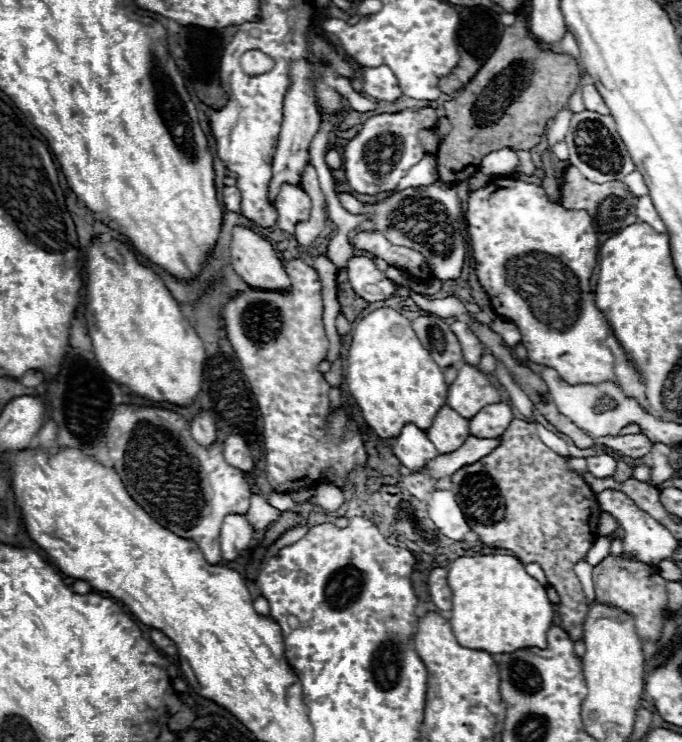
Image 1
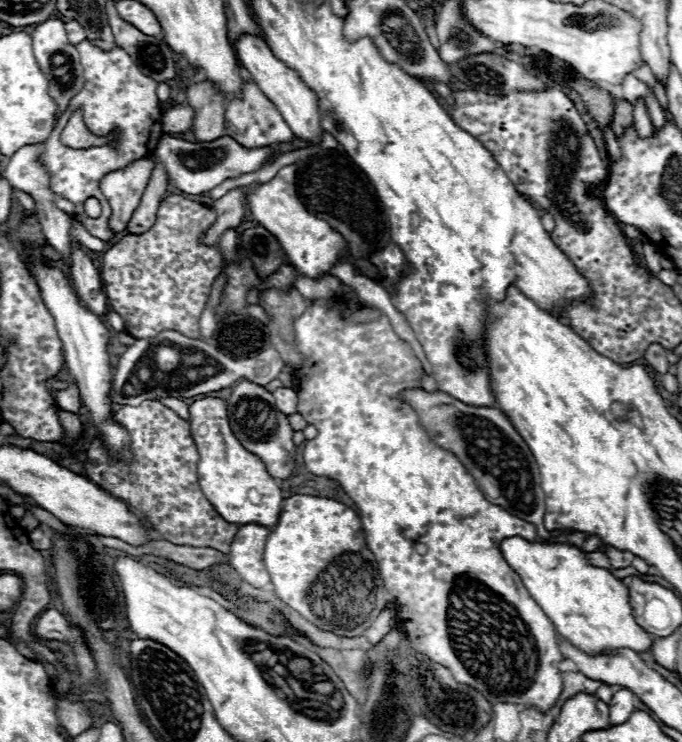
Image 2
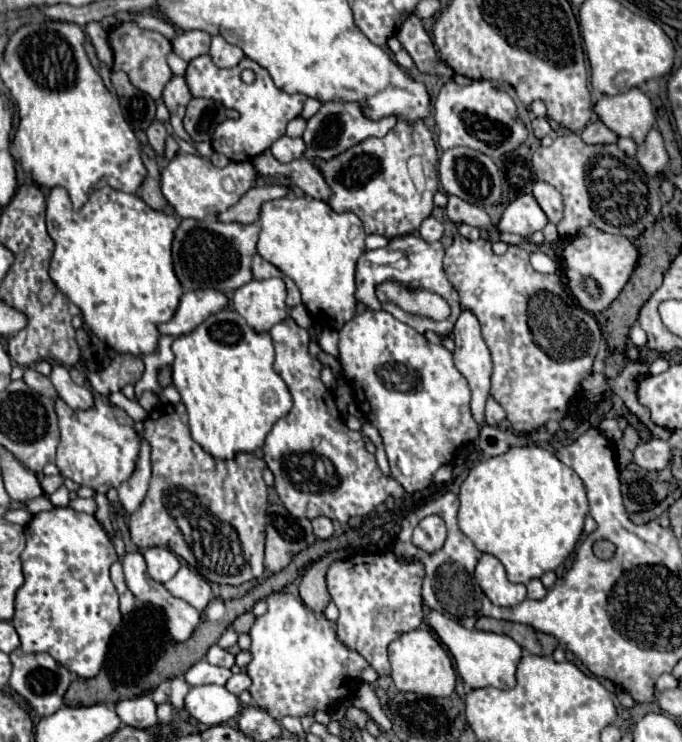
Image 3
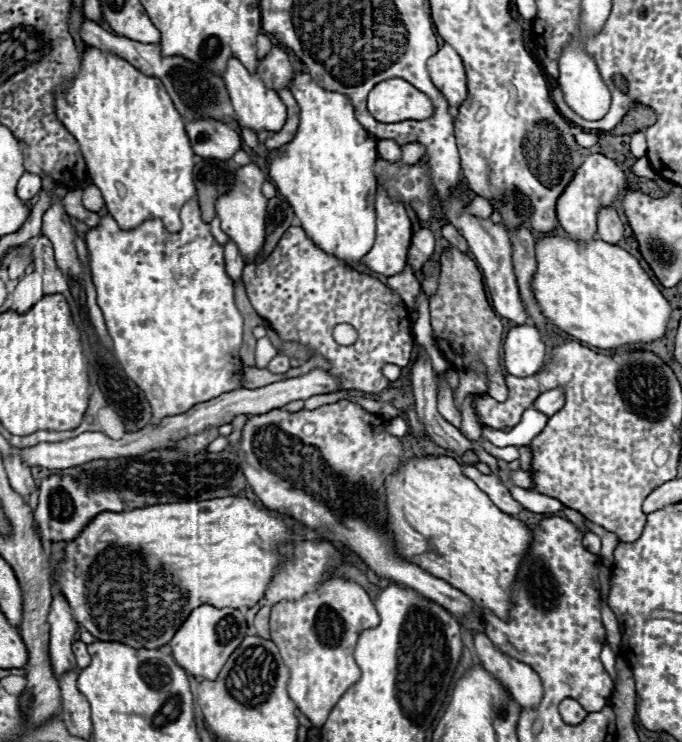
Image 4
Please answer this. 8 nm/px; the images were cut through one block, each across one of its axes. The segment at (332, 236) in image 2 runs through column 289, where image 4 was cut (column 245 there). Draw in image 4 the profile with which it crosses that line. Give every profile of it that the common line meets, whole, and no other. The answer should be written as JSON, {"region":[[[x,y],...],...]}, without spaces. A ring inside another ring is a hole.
{"region":[[[246,164],[234,172],[232,188],[216,198],[216,216],[222,220],[222,230],[230,236],[232,242],[240,248],[246,262],[256,262],[254,256],[260,252],[260,244],[264,244],[264,216],[266,216],[266,198],[262,196],[264,174],[256,164]]]}

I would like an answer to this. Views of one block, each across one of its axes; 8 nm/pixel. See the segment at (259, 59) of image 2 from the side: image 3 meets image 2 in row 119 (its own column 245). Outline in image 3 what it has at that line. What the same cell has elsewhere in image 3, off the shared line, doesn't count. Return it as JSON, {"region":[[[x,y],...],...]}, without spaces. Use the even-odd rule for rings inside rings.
{"region":[[[268,278],[268,280],[250,280],[248,284],[240,286],[232,296],[234,310],[256,330],[268,332],[276,322],[286,318],[286,286],[282,278]]]}

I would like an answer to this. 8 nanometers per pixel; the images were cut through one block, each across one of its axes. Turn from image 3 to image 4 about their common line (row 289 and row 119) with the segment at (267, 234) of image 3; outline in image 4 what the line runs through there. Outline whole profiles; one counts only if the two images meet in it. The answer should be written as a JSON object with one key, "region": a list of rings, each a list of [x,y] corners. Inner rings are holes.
{"region":[[[296,72],[290,92],[300,106],[300,124],[288,144],[272,150],[270,178],[274,180],[278,192],[290,202],[294,214],[302,222],[302,228],[316,246],[338,260],[344,260],[348,266],[356,266],[360,264],[360,258],[370,252],[376,236],[376,212],[372,208],[372,196],[376,194],[376,176],[372,172],[374,162],[378,160],[376,140],[354,118],[350,100],[340,92],[322,88],[310,78],[310,74]]]}

